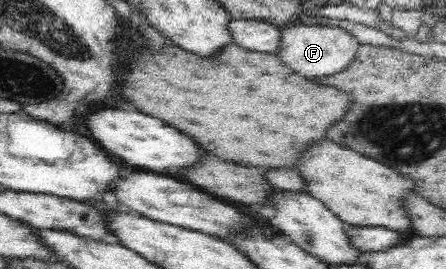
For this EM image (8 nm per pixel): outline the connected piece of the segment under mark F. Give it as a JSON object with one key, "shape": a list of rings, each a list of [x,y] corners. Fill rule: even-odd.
{"shape":[[[300,23],[280,29],[280,45],[276,56],[293,71],[305,78],[332,76],[340,73],[351,63],[360,47],[360,41],[346,29],[336,25]]]}

